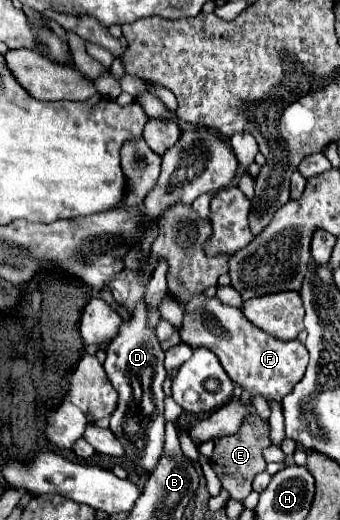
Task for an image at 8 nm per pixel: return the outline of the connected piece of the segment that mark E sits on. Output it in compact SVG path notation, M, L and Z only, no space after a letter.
M249 413L247 419L243 419L243 425L239 427L239 431L235 435L227 435L227 437L219 437L215 441L215 449L213 455L209 459L213 471L217 473L221 485L225 491L229 491L231 499L235 501L245 501L245 497L251 493L251 483L253 477L261 471L265 471L265 459L263 459L263 449L271 445L269 439L269 425L255 413Z

